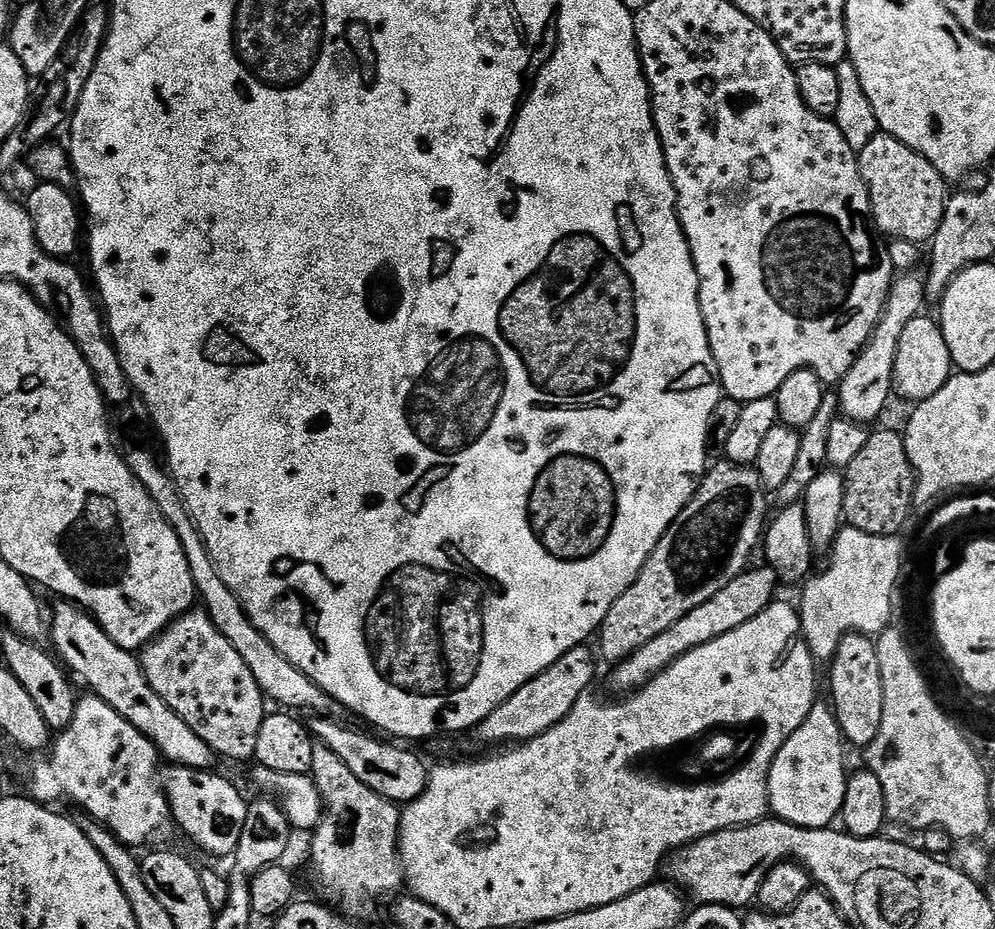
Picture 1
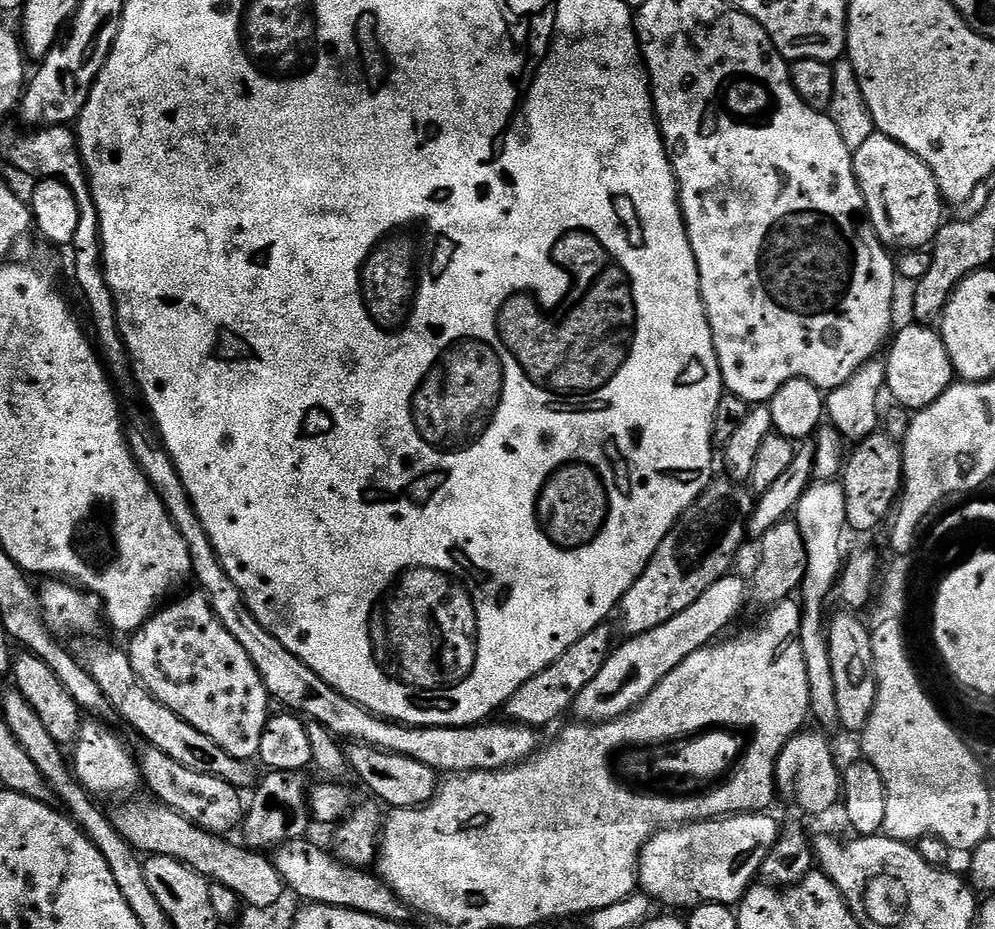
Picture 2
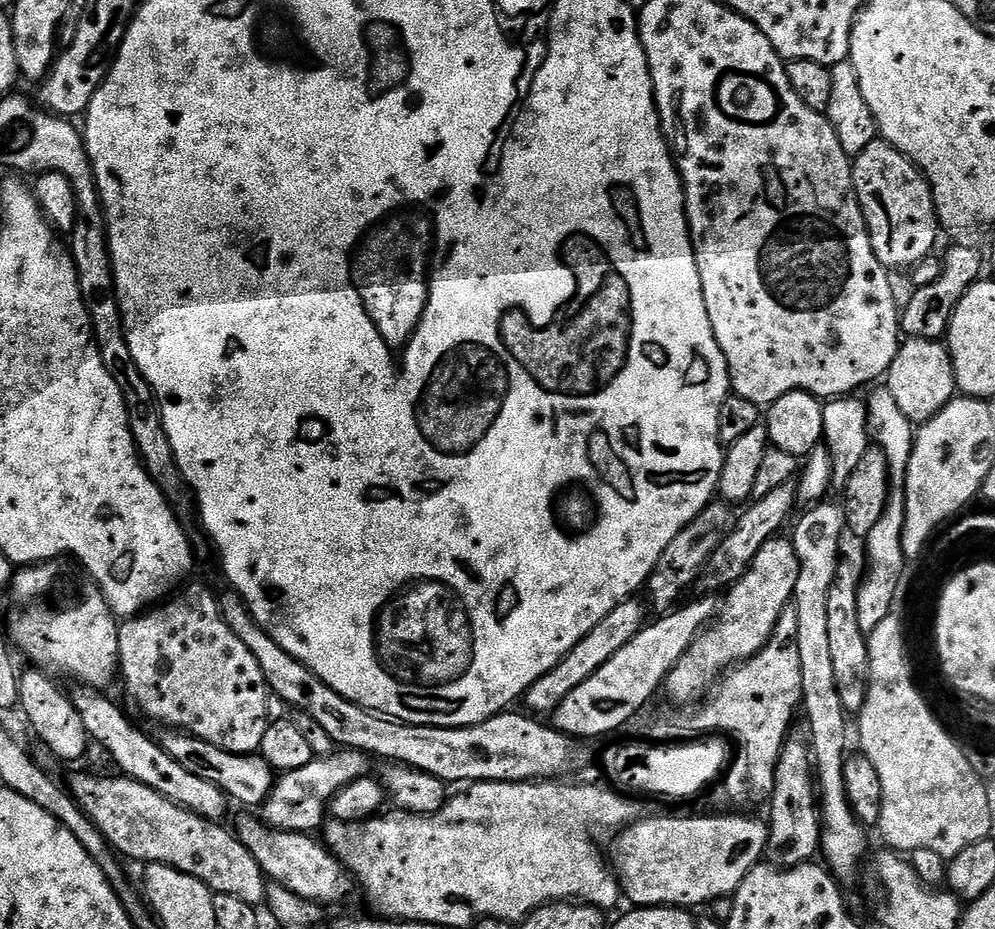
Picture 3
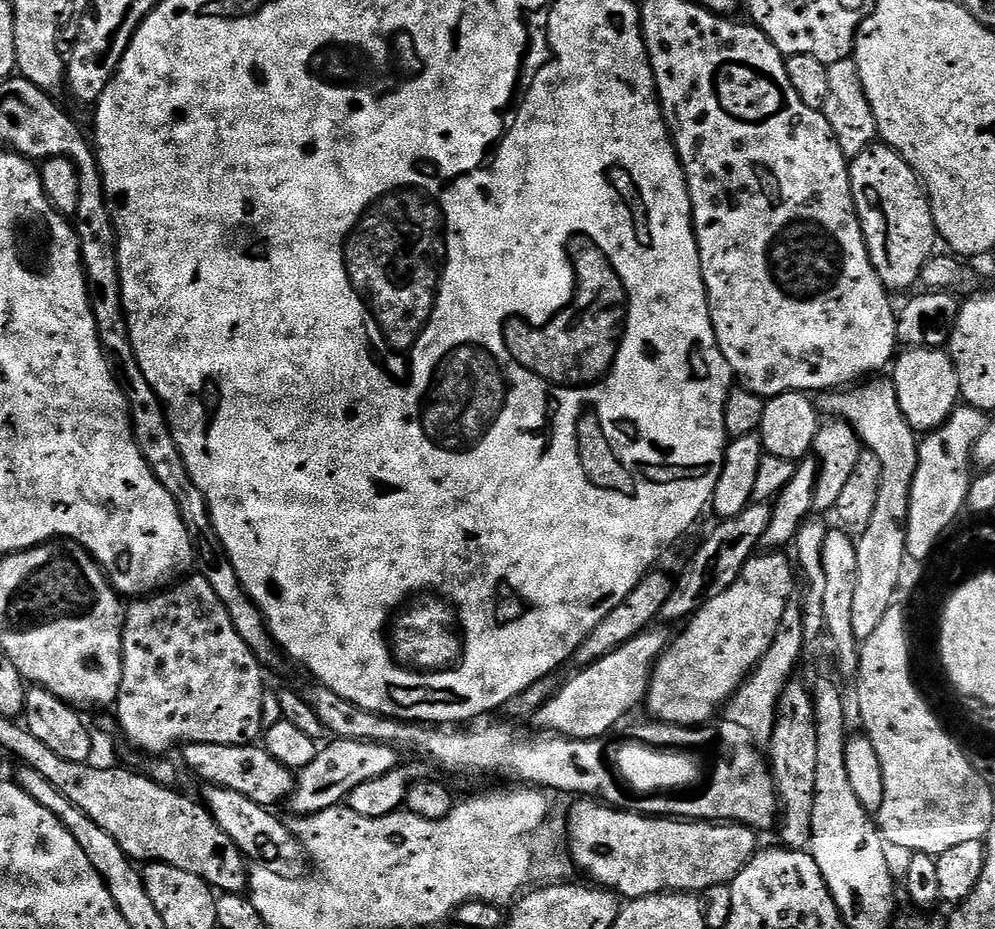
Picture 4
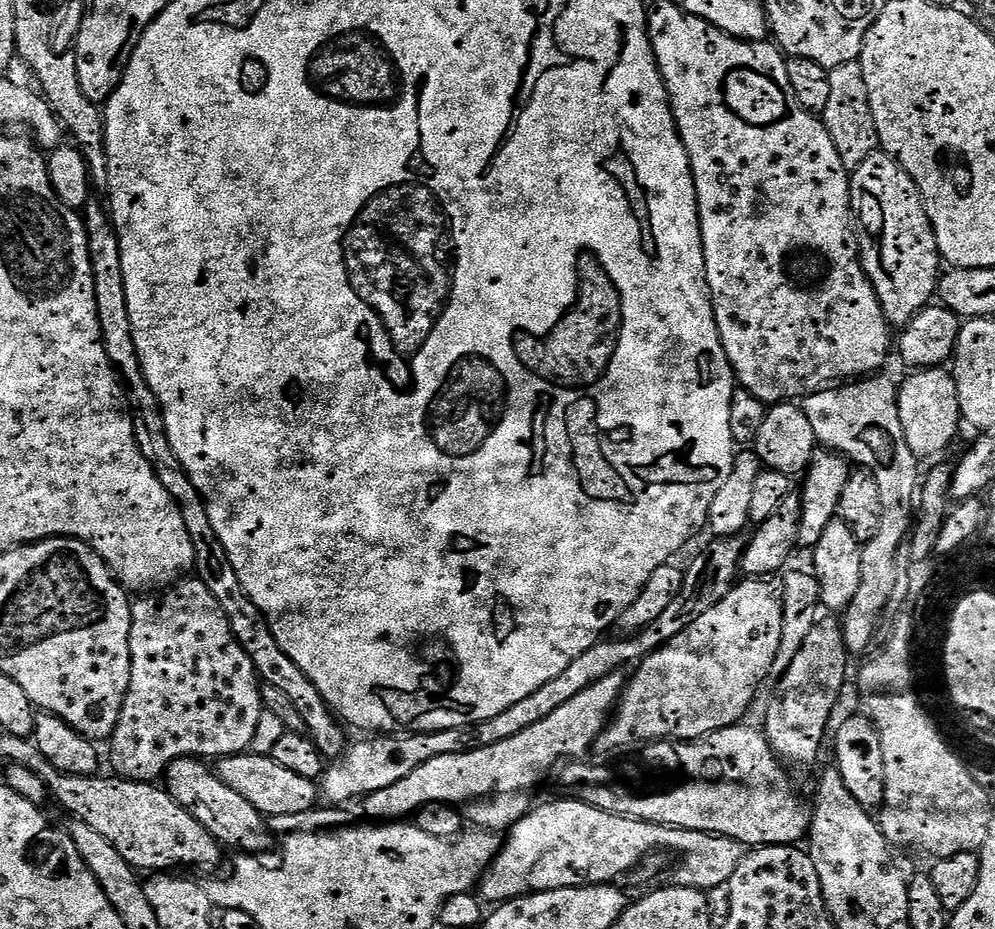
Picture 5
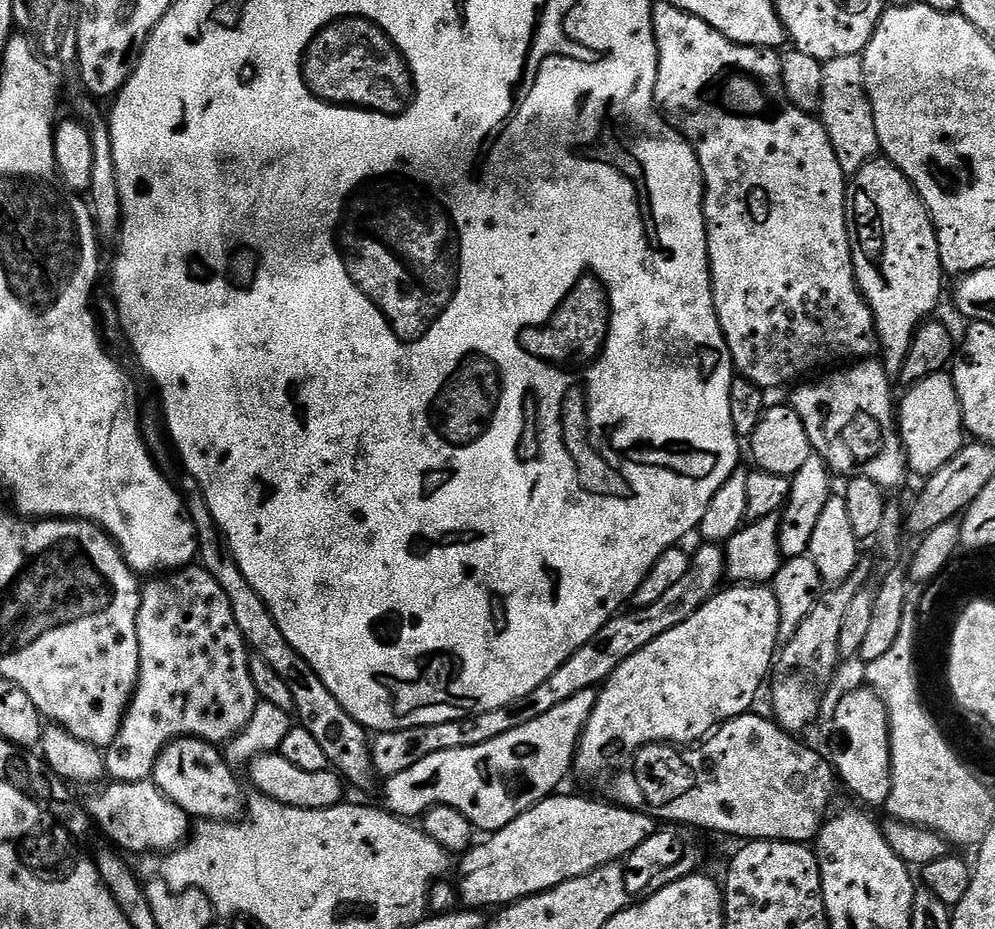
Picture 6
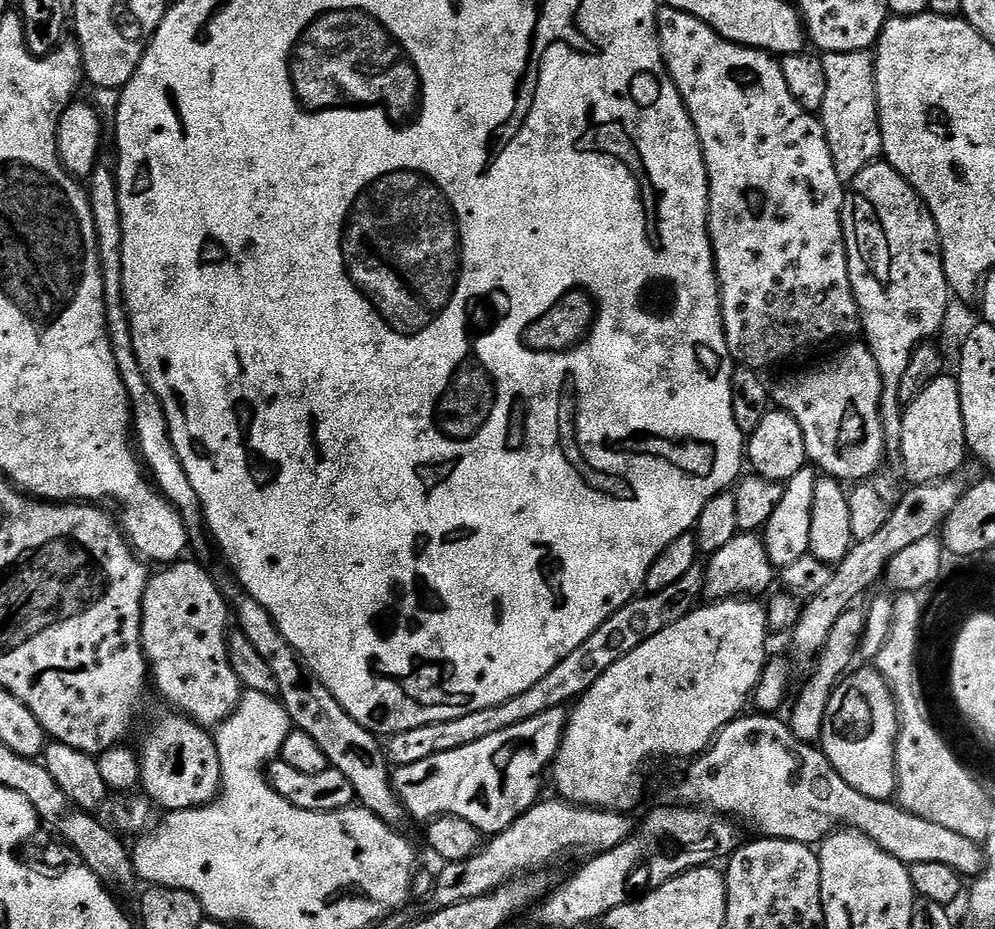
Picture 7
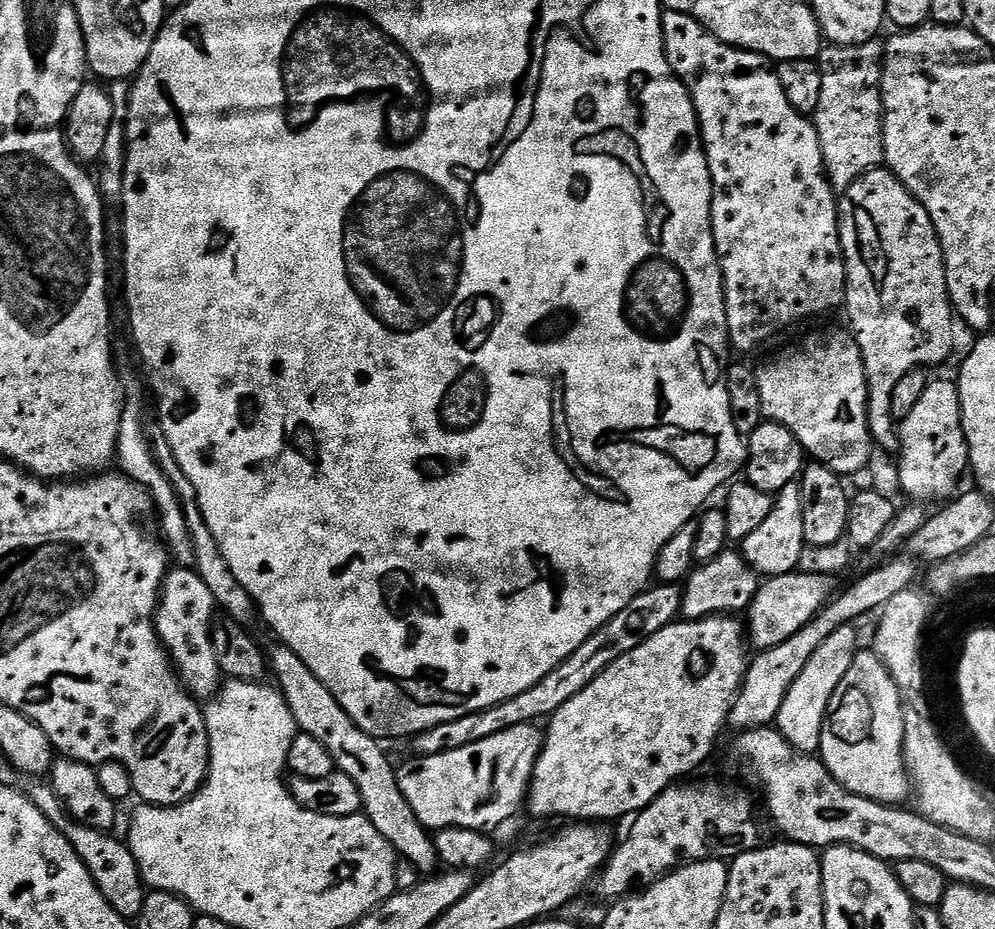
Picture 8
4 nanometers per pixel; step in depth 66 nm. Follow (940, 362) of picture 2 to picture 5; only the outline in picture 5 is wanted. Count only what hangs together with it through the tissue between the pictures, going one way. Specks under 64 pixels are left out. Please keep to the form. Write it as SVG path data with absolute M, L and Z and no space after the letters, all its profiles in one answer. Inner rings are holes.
M944 366L922 368L913 371L911 375L905 384L899 385L896 398L904 440L917 458L936 456L951 446L952 439L959 434L960 424L962 425L956 383L951 371Z

